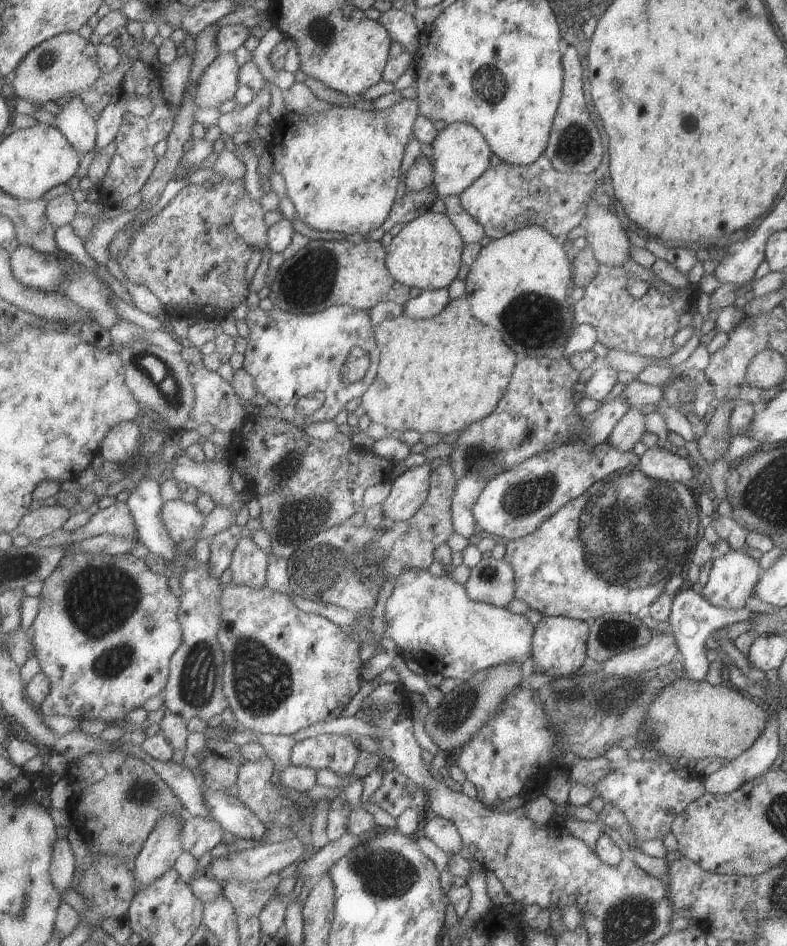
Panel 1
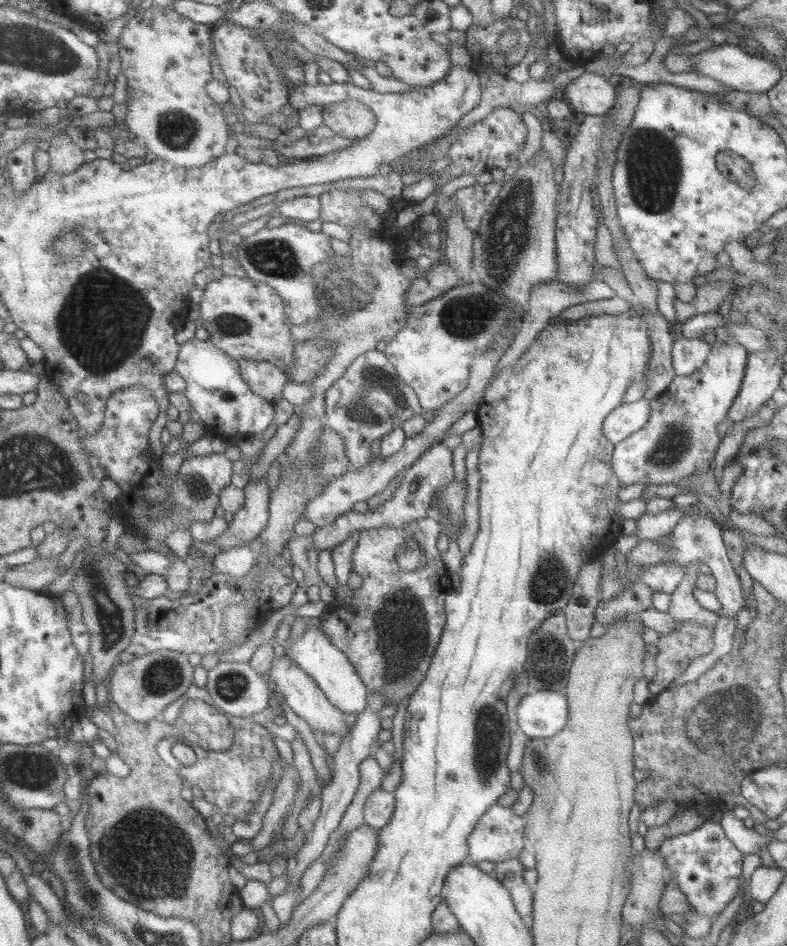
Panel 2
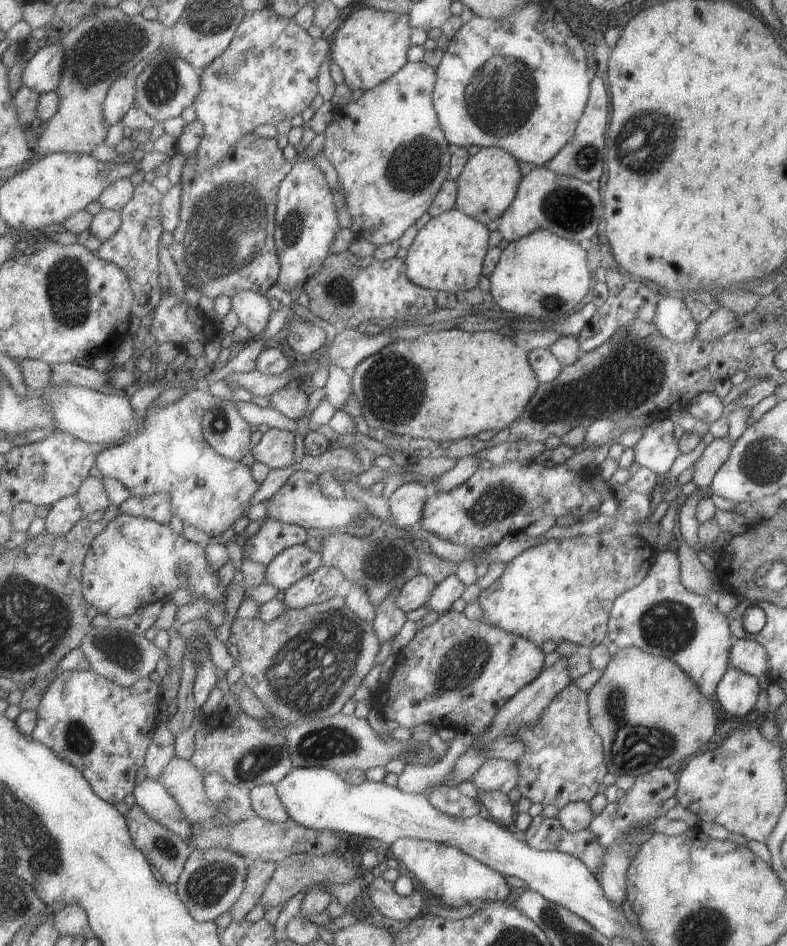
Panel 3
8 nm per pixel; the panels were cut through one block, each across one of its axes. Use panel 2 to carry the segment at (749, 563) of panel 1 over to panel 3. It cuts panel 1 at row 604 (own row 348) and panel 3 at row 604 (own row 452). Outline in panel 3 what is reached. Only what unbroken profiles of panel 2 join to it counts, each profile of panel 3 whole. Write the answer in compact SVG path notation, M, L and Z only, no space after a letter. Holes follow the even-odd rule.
M675 552L655 553L649 573L638 586L615 598L607 622L606 642L614 643L617 650L639 648L643 652L675 662L684 674L687 674L699 692L711 699L719 680L729 668L729 650L734 637L729 631L727 618L717 610L712 598L693 594L685 590L679 578L679 560Z

